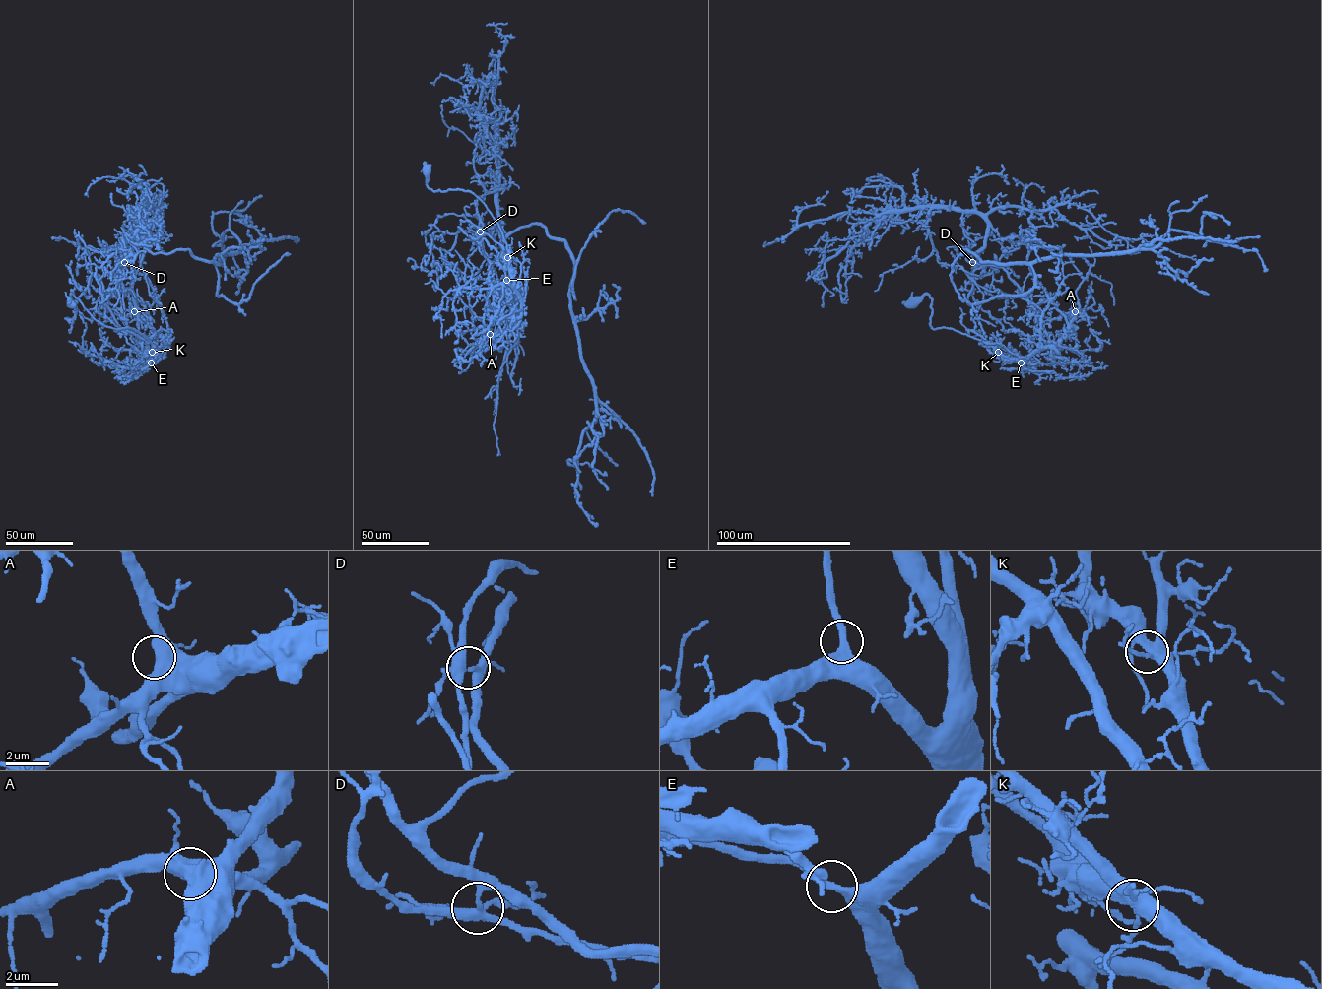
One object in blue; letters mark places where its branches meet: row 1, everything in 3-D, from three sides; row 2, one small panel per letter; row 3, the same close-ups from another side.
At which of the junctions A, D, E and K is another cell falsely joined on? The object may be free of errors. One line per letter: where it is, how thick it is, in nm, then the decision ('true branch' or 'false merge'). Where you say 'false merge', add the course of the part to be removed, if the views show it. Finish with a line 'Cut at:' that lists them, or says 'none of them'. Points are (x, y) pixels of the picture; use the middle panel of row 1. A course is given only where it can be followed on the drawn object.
A: (490, 334) | 460 nm | true branch
D: (480, 231) | 320 nm | false merge | (480, 231), (495, 305), (502, 315), (520, 315), (503, 259), (458, 227), (444, 262), (433, 257), (436, 290)
E: (506, 280) | 320 nm | true branch
K: (507, 257) | 440 nm | true branch
Cut at: D

